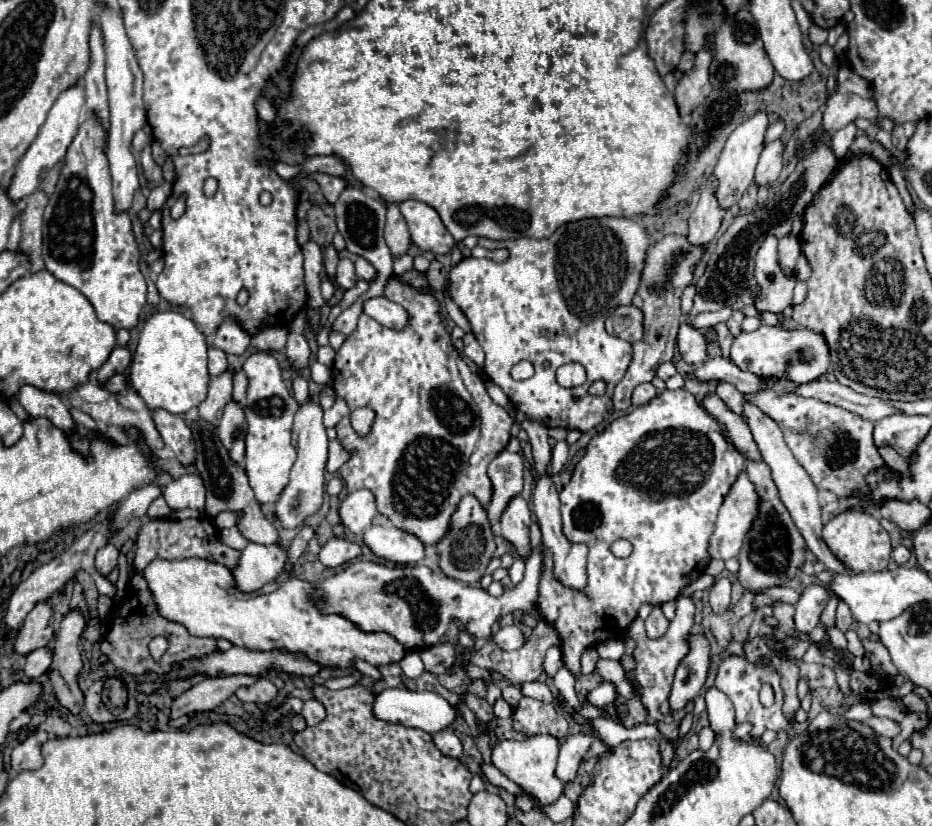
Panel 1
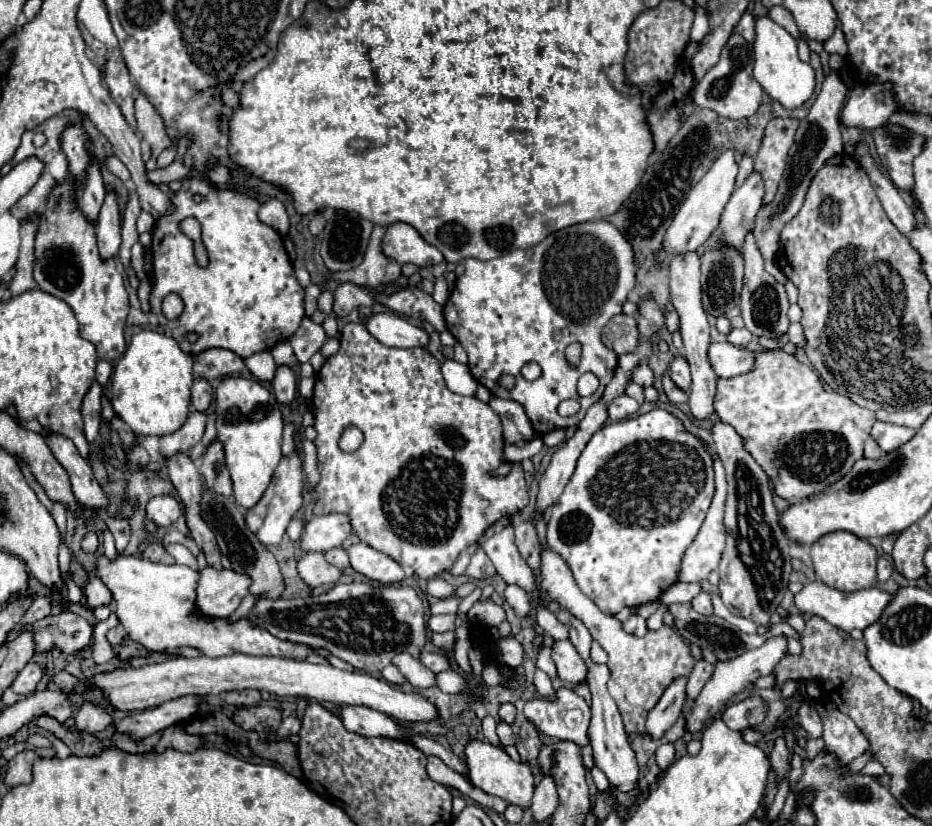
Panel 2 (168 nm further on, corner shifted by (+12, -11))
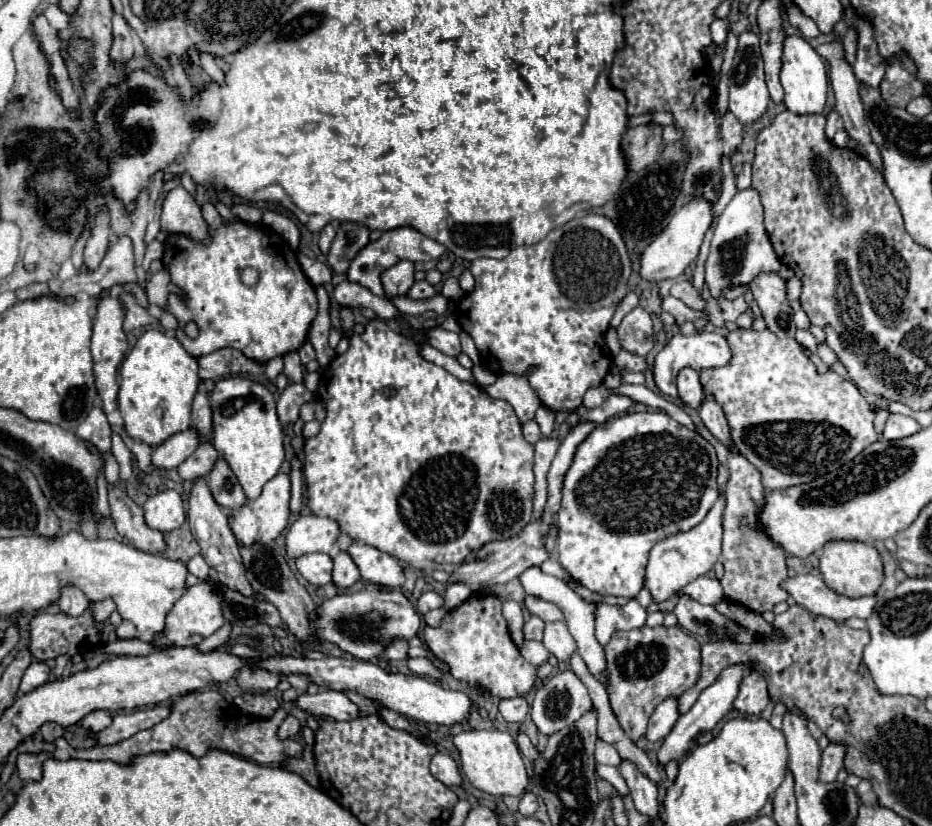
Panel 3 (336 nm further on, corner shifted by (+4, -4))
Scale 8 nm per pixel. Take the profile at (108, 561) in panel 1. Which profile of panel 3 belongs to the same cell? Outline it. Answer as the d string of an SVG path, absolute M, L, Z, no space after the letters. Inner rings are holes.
M112 599L98 601L98 603L94 603L94 619L100 621L100 623L104 623L104 621L108 621L108 617L110 617L110 613L114 609L116 609L116 603Z

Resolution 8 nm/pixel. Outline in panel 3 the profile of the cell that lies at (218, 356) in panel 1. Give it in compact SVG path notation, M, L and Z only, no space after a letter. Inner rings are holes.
M198 393L194 397L192 405L192 425L200 431L200 435L208 435L212 427L212 409L210 409L210 399L204 393Z

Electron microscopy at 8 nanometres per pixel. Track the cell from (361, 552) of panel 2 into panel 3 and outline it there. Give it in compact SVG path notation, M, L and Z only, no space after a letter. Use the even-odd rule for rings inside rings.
M354 543L348 549L350 557L360 569L362 579L376 583L376 585L386 585L386 587L402 587L406 577L404 569L398 559L394 559L388 553L382 553L376 547L370 547L366 543Z

